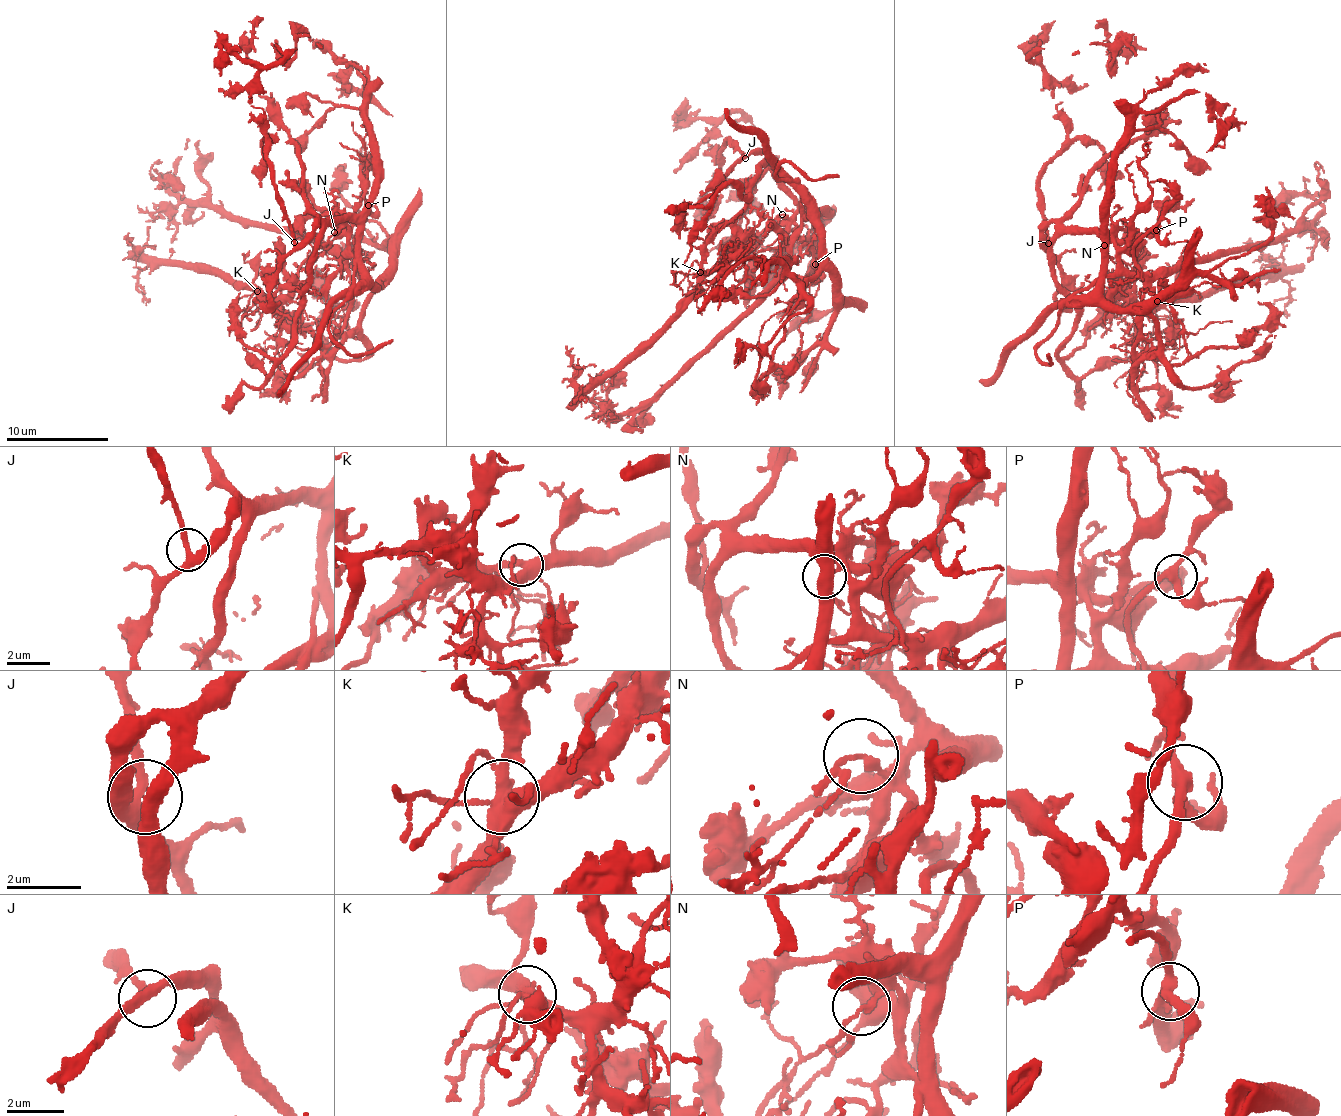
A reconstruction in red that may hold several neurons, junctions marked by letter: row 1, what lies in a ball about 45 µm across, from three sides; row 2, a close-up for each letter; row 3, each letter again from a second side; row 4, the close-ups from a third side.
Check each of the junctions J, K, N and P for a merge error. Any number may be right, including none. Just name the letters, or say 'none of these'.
K, N

